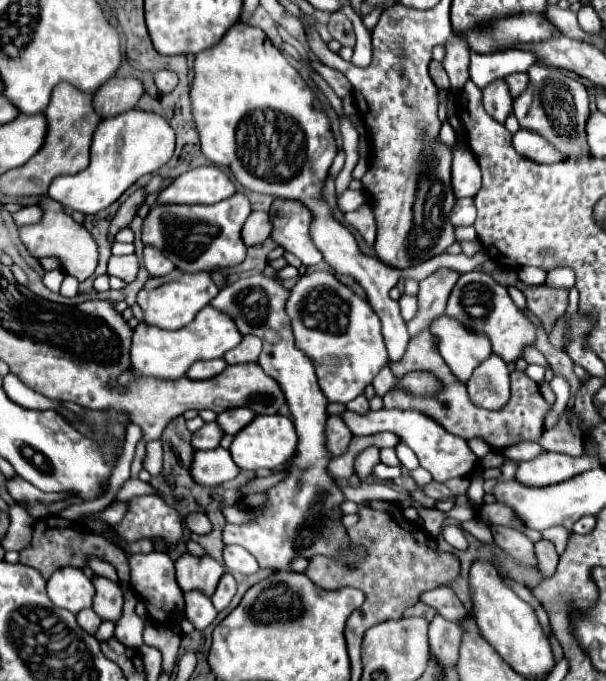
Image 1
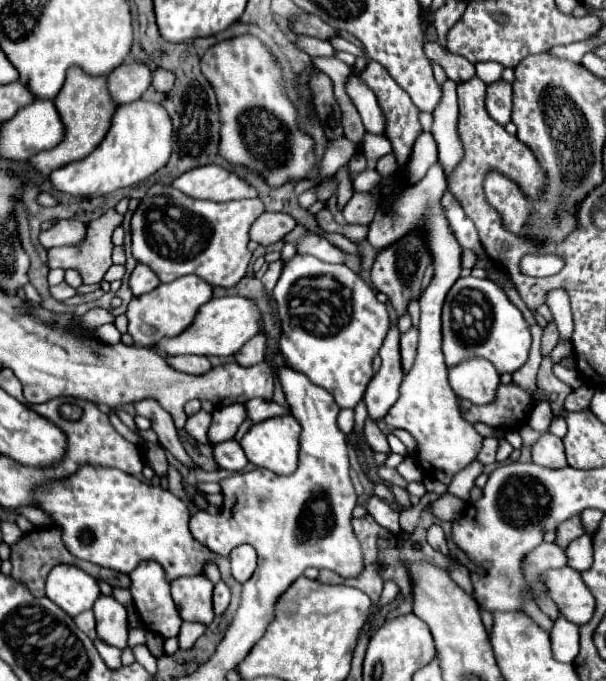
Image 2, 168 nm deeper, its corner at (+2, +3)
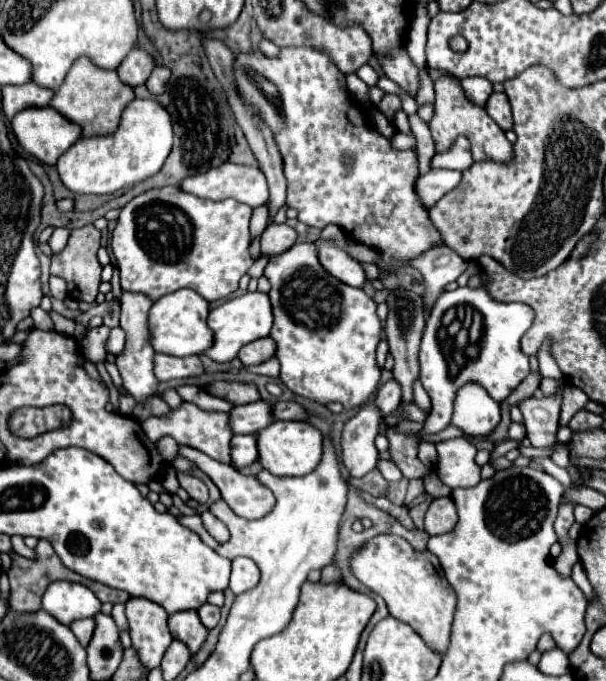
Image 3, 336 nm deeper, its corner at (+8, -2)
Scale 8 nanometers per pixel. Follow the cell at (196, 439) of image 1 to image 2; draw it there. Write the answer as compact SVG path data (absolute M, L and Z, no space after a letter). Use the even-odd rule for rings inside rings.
M233 403L227 407L217 407L213 411L213 423L209 431L211 443L221 443L233 439L239 425L247 419L247 409L243 403Z

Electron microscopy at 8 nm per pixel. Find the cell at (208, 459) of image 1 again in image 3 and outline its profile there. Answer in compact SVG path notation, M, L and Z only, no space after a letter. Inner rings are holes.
M233 436L231 438L231 466L241 470L257 460L255 436Z

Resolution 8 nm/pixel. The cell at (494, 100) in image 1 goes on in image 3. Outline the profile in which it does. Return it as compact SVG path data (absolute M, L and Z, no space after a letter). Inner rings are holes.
M493 92L489 96L487 104L485 104L485 110L499 124L501 130L511 130L511 124L513 124L511 122L511 106L509 106L509 100L507 100L507 96L503 92L501 94Z

